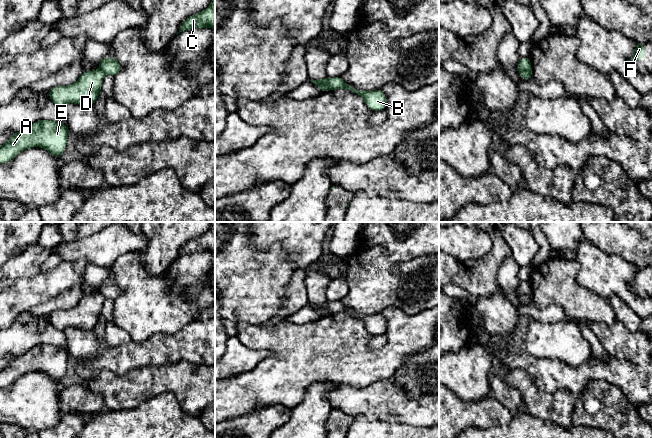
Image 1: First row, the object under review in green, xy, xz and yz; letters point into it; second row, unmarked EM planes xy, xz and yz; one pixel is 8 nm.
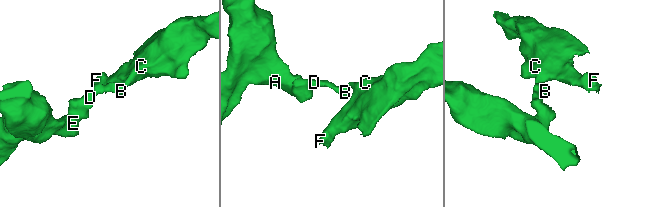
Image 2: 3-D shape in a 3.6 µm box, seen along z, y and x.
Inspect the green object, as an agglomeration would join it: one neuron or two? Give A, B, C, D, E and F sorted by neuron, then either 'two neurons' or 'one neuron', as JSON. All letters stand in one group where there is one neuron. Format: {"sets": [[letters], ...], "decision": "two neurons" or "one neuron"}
{"sets": [["A", "D", "E"], ["B", "C", "F"]], "decision": "two neurons"}

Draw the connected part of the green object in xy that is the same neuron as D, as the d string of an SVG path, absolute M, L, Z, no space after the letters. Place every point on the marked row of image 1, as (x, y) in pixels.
M99 69L83 72L77 82L68 86L58 86L49 90L50 100L61 107L67 103L94 105L101 91L105 73Z

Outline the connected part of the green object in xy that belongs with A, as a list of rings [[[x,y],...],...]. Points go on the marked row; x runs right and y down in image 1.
[[[39,120],[26,129],[15,132],[0,146],[0,164],[8,163],[22,151],[33,147],[45,148],[50,154],[60,158],[65,151],[69,132],[65,124]]]

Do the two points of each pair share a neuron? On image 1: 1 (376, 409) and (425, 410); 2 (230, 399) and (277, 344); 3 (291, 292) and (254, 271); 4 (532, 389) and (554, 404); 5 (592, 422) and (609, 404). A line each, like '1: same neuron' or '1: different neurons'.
1: same neuron
2: same neuron
3: different neurons
4: same neuron
5: same neuron

